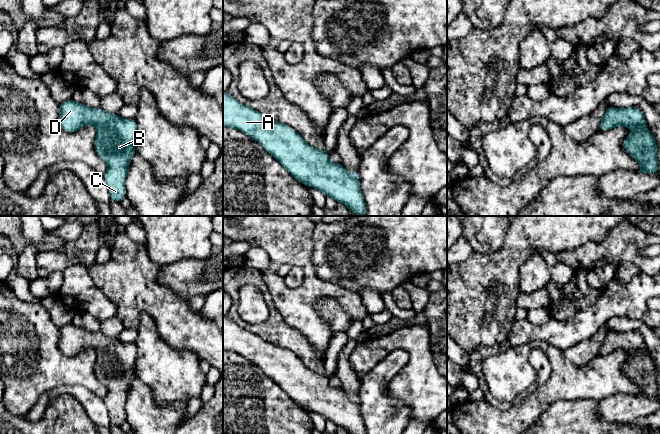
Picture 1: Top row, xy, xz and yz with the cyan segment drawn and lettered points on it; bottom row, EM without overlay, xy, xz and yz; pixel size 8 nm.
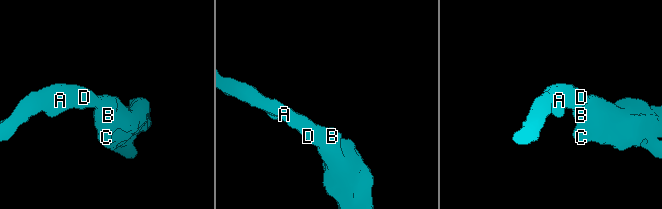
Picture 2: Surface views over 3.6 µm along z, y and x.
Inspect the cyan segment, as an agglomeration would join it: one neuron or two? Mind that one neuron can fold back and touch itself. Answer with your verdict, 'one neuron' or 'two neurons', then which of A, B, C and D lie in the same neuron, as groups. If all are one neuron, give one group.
one neuron; A B C D

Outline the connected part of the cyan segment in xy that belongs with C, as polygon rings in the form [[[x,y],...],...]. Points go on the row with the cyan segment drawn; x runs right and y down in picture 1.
[[[72,99],[62,102],[59,107],[59,125],[64,131],[72,133],[88,125],[96,127],[94,147],[98,156],[108,165],[103,177],[109,188],[110,199],[111,201],[120,202],[126,196],[125,180],[131,159],[136,152],[136,120],[122,119],[118,114],[107,113],[101,108],[90,108]]]

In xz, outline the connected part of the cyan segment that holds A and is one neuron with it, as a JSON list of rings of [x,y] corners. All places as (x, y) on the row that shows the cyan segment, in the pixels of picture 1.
[[[228,91],[223,92],[223,126],[239,130],[256,140],[296,180],[307,187],[316,188],[337,203],[345,204],[350,212],[365,216],[366,206],[360,190],[359,172],[346,171],[342,163],[331,163],[329,152],[310,146],[292,127],[272,120],[259,111],[242,104]]]

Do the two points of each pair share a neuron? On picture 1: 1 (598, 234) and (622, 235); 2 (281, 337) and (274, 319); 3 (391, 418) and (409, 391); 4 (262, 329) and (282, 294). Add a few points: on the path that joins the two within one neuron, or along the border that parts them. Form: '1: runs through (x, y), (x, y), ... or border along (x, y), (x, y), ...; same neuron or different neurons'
1: border along (615, 226), (601, 241), (586, 241), (584, 243); different neurons
2: runs through (279, 333), (275, 329), (275, 323); same neuron
3: border along (390, 380), (388, 393), (409, 406), (411, 418); different neurons
4: border along (266, 285), (274, 307), (289, 325); different neurons

